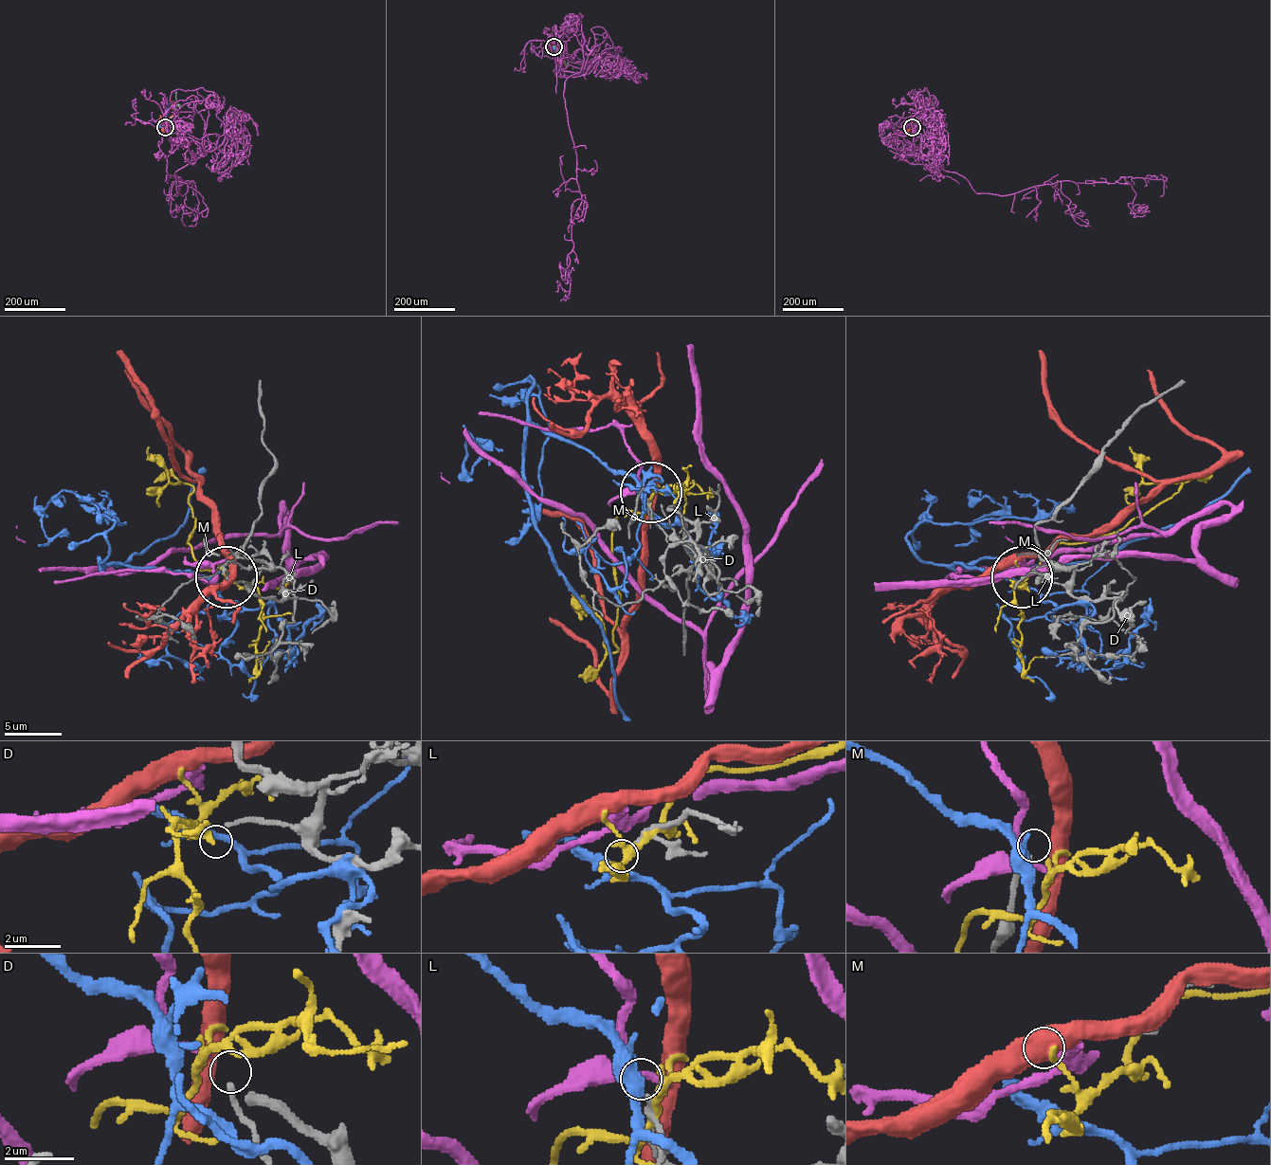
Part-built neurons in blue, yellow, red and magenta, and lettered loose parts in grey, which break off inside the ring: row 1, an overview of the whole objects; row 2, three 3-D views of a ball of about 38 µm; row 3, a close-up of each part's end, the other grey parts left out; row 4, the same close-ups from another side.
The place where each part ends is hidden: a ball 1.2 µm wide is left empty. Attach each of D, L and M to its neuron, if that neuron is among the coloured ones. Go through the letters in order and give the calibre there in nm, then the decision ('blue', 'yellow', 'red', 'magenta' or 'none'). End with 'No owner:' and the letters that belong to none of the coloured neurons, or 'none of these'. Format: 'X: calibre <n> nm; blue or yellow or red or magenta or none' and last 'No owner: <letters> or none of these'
D: calibre 140 nm; none
L: calibre 160 nm; blue
M: calibre 170 nm; none
No owner: D, M

